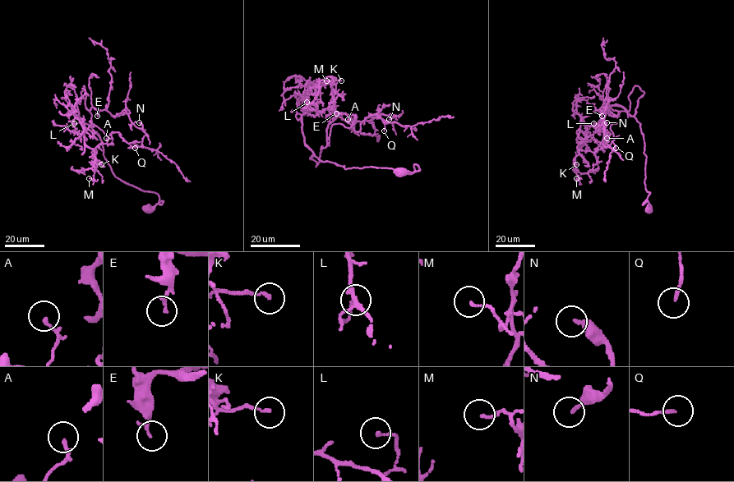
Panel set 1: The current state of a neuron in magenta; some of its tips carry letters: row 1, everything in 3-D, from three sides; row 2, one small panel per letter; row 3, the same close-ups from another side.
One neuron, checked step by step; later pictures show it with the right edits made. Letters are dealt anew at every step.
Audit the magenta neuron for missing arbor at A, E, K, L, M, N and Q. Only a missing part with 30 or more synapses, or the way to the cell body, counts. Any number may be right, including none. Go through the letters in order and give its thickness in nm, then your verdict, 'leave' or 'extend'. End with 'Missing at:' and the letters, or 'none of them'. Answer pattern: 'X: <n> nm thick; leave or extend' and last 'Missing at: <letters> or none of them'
A: 140 nm thick; leave
E: 140 nm thick; extend
K: 130 nm thick; leave
L: 150 nm thick; leave
M: 130 nm thick; leave
N: 200 nm thick; leave
Q: 140 nm thick; leave
Missing at: E

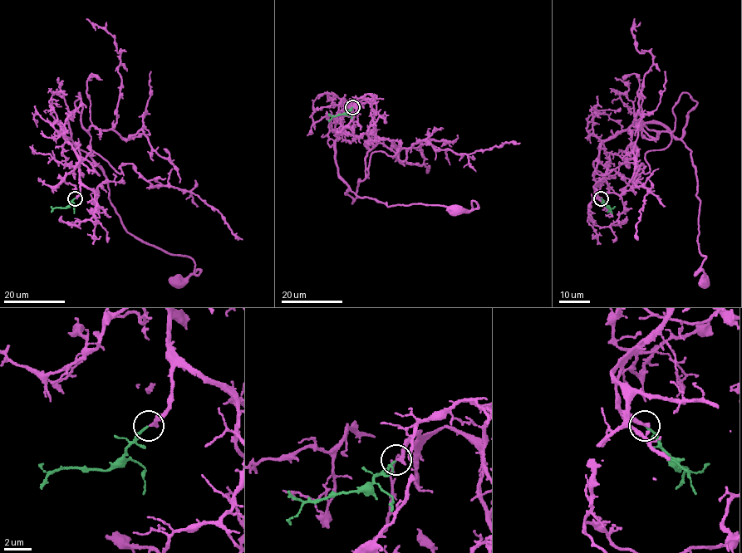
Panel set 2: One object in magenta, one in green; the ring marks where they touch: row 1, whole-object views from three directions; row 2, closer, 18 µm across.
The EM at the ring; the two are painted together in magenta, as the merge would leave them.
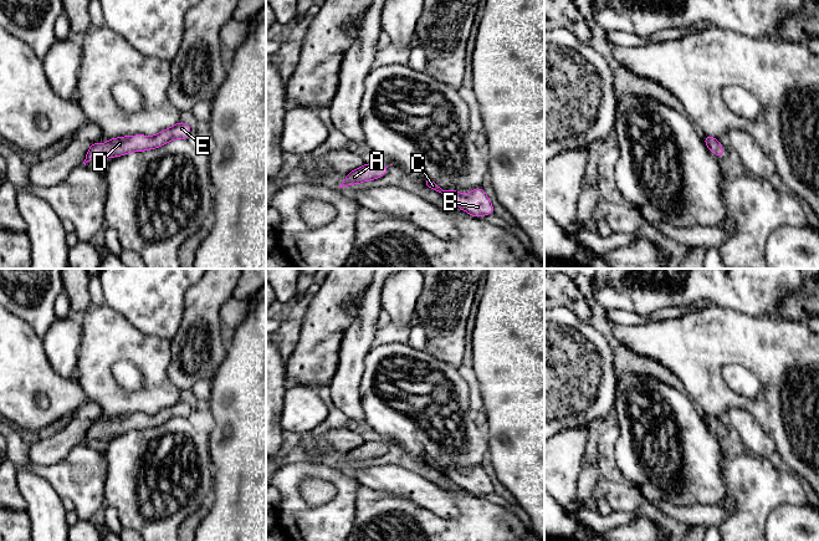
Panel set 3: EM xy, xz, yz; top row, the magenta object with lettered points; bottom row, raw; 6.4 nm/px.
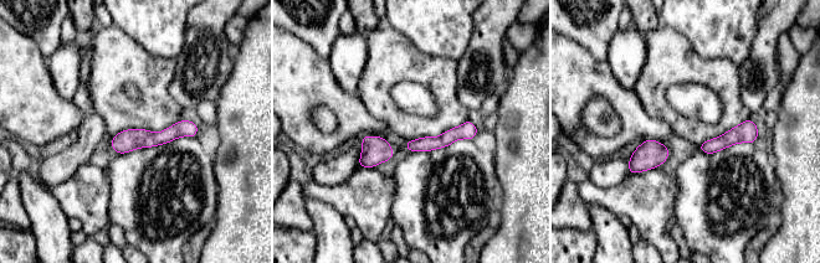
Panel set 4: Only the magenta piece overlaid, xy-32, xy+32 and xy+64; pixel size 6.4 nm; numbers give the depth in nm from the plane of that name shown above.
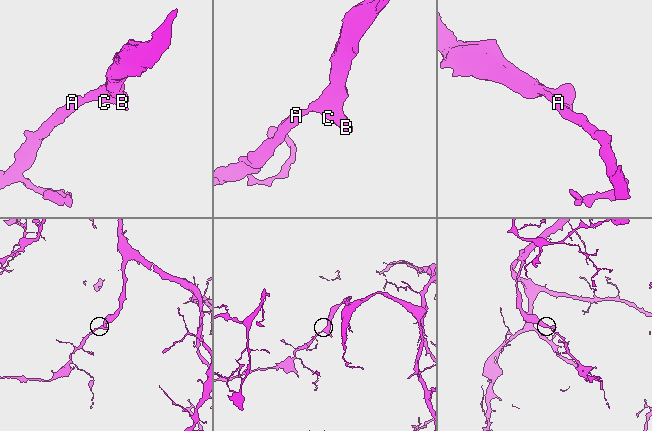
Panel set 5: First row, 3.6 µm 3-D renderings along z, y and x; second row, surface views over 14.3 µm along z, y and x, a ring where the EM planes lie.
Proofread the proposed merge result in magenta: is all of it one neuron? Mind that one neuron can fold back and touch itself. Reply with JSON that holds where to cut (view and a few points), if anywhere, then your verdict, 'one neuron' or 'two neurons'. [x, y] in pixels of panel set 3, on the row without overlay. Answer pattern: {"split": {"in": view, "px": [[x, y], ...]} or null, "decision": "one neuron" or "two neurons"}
{"split": null, "decision": "one neuron"}

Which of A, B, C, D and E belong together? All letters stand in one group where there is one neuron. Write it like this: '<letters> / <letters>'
A B C D E

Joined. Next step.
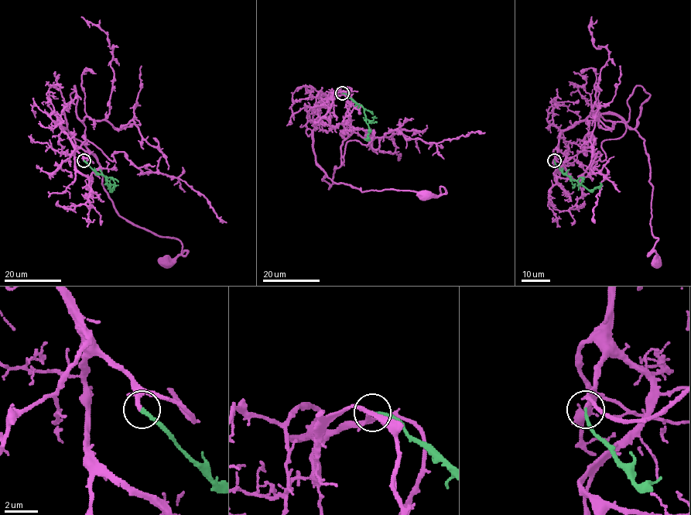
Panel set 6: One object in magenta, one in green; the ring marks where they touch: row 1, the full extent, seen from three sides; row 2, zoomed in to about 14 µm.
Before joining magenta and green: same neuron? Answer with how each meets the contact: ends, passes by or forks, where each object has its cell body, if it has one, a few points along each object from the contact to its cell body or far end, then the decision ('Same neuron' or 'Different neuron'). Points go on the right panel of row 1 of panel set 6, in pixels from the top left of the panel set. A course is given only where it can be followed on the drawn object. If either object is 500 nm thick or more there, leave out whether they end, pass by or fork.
At the ring magenta ends. At the ring green ends. Soma of magenta: (656, 262). Soma of green: none. Course of magenta: (554, 161), (560, 134), (592, 115), (617, 115), (644, 139), (658, 238), (648, 253), (656, 252), (656, 262). Course of green: (554, 161), (559, 169), (589, 190), (601, 186), (600, 183). Same neuron

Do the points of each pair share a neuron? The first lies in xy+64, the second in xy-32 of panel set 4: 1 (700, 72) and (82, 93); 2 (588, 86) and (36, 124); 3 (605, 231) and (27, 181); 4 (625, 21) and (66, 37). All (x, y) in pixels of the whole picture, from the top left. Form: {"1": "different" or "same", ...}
{"1": "different", "2": "same", "3": "same", "4": "same"}

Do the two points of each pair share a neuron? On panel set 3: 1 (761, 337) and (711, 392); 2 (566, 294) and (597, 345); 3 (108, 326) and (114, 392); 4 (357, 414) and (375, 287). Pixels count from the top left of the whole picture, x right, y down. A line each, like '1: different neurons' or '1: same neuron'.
1: same neuron
2: different neurons
3: same neuron
4: same neuron

